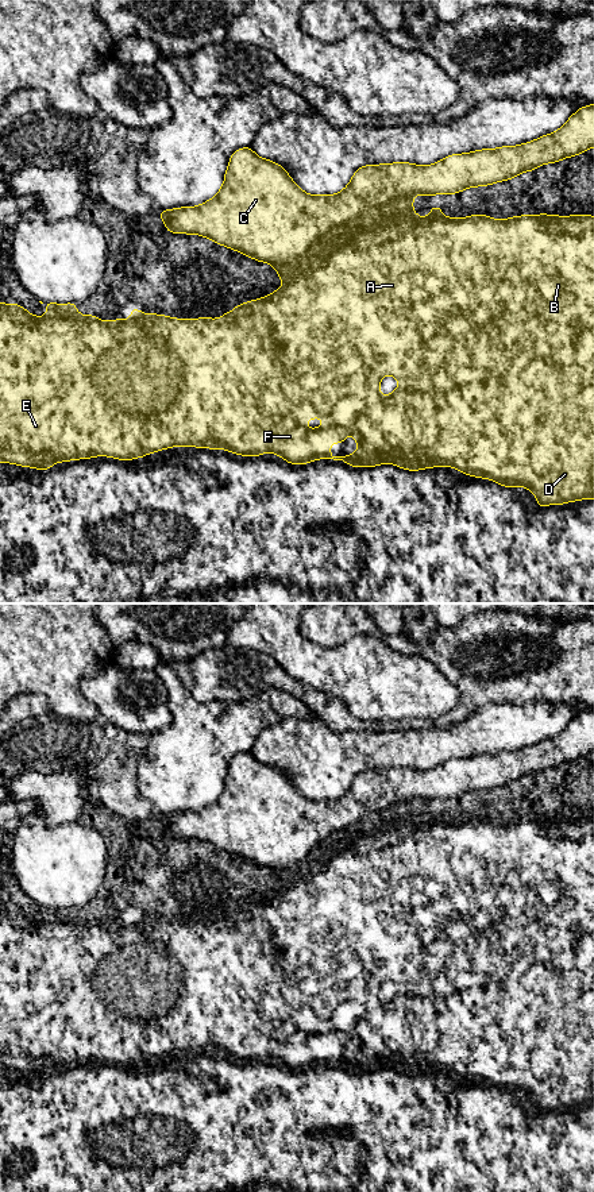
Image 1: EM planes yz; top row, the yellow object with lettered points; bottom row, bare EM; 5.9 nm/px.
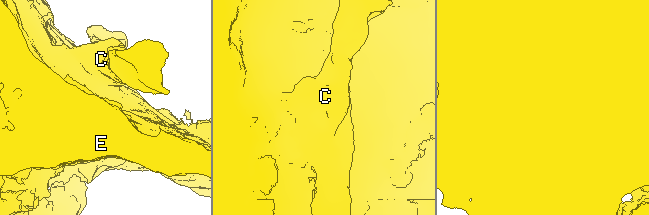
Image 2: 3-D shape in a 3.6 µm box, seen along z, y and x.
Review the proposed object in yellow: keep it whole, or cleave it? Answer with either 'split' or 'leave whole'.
split

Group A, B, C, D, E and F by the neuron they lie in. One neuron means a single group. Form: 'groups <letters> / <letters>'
groups A B D E F / C

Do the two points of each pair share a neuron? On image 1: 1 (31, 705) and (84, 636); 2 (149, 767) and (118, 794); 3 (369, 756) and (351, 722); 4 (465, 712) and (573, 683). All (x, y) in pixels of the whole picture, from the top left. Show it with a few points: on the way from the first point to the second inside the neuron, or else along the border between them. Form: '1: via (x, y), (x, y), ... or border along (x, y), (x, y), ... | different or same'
1: border along (14, 697), (42, 695), (46, 699), (47, 712) | different
2: border along (146, 745), (138, 767), (138, 789), (151, 803) | different
3: border along (362, 728), (393, 732) | different
4: via (492, 685), (546, 683) | same

